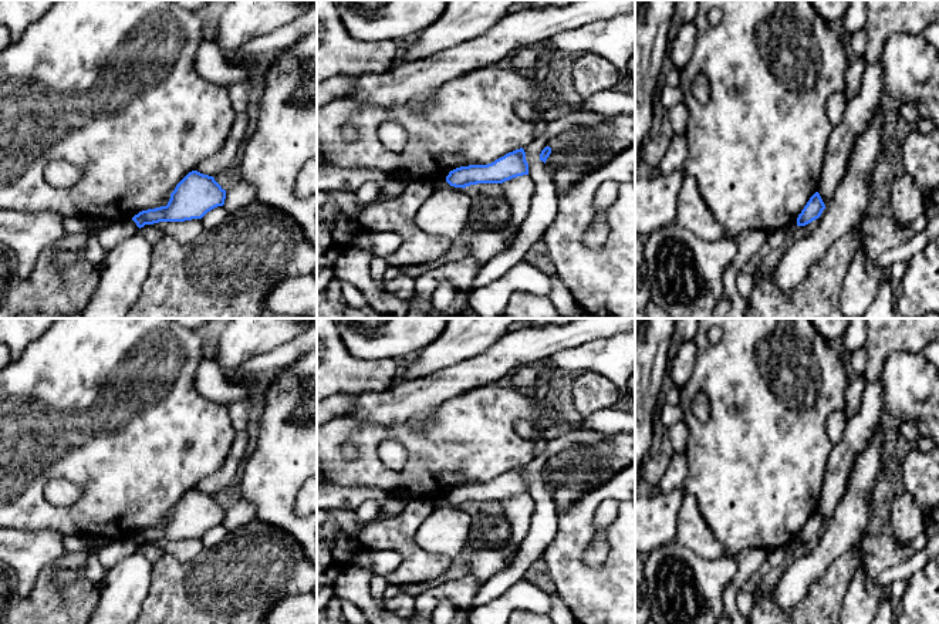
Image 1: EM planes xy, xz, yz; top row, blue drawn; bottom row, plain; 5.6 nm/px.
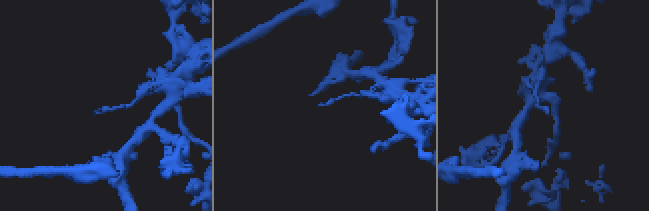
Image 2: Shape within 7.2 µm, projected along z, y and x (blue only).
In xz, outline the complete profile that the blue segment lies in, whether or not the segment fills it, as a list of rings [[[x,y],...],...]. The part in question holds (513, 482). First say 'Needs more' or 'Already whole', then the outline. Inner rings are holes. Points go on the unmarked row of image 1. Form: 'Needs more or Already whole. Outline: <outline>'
Already whole. Outline: [[[523,466],[506,472],[487,483],[460,485],[449,490],[446,500],[455,506],[477,502],[503,502],[517,495],[528,493],[528,482]]]

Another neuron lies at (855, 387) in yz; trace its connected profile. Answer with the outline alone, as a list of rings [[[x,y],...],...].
[[[857,375],[854,380],[848,382],[845,391],[845,408],[844,408],[847,419],[858,412],[862,401],[864,388],[865,388],[865,380],[862,375]]]

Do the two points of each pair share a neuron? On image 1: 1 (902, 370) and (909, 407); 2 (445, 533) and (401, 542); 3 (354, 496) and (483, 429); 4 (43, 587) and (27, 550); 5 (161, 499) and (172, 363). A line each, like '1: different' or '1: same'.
1: same
2: different
3: different
4: different
5: same

